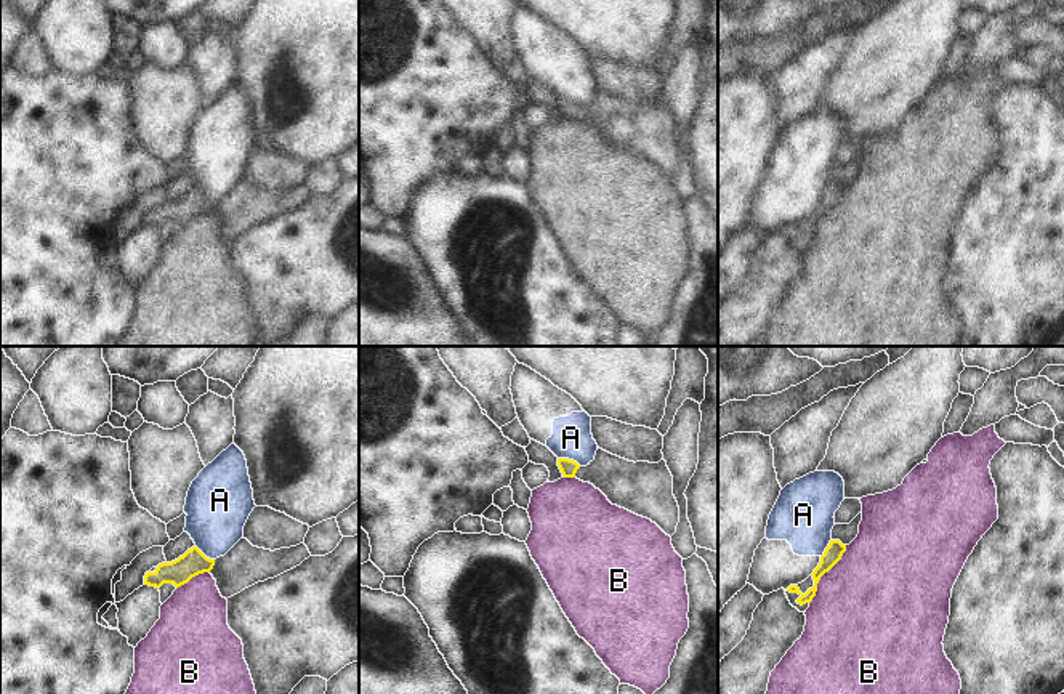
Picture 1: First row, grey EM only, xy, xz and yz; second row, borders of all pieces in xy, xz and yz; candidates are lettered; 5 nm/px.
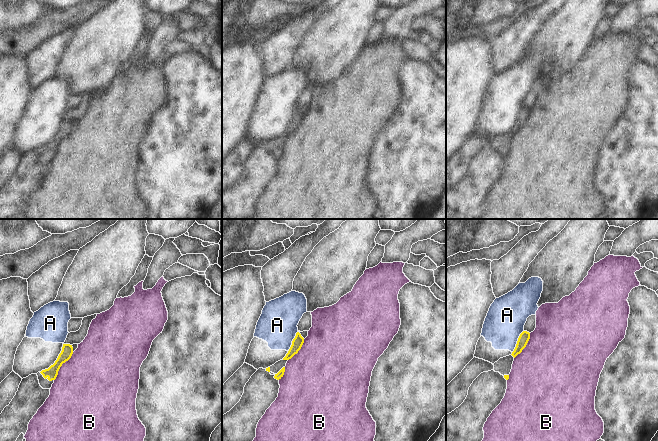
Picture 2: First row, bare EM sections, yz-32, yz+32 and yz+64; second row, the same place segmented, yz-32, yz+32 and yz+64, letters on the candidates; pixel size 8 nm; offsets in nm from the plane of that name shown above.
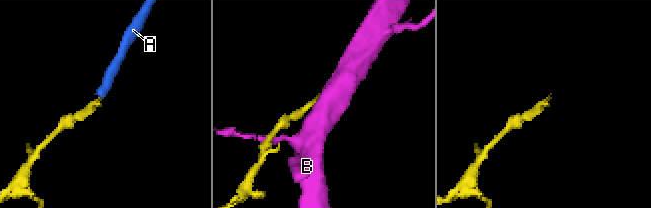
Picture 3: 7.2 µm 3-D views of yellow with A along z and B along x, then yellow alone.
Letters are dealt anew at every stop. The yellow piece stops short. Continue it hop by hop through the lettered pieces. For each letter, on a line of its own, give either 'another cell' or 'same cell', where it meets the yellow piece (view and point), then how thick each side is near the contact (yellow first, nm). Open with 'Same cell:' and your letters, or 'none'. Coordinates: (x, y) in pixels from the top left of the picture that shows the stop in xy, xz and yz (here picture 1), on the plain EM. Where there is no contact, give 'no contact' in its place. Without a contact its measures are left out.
Same cell: none
A: another cell; meets yellow in xz at (568, 100); 80 nm thick on the yellow side, 200 nm on the other
B: another cell; meets yellow in yz at (824, 213); 90 nm thick on the yellow side, 480 nm on the other

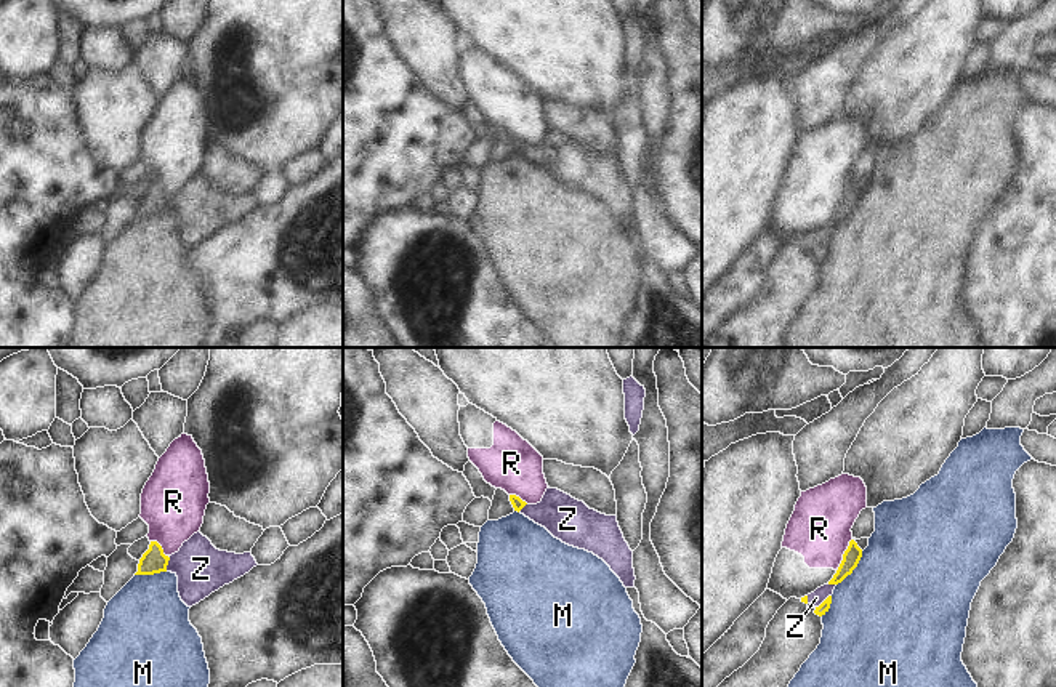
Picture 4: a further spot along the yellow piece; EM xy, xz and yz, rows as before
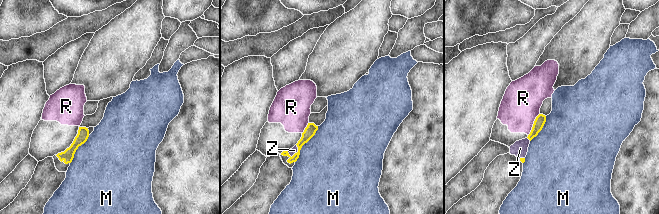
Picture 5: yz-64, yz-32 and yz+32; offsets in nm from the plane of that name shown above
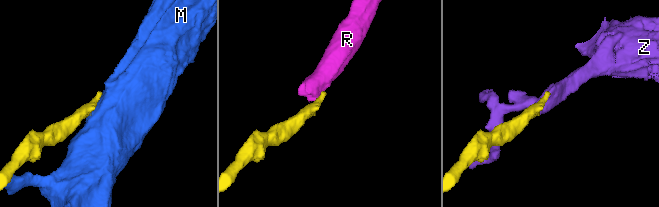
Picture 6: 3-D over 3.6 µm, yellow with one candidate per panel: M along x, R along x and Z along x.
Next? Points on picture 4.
Same cell: Z
M: another cell; meets yellow in yz at (854, 208); 90 nm thick on the yellow side, 500 nm on the other
R: another cell; meets yellow in yz at (843, 196); 90 nm thick on the yellow side, 320 nm on the other
Z: same cell; meets yellow in xy at (167, 205); 120 nm thick on the yellow side, 260 nm on the other

